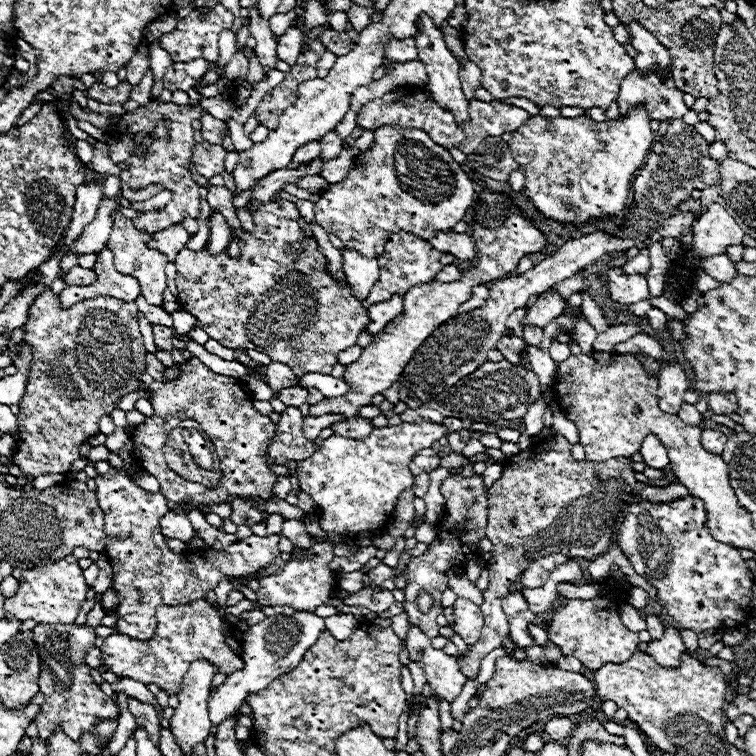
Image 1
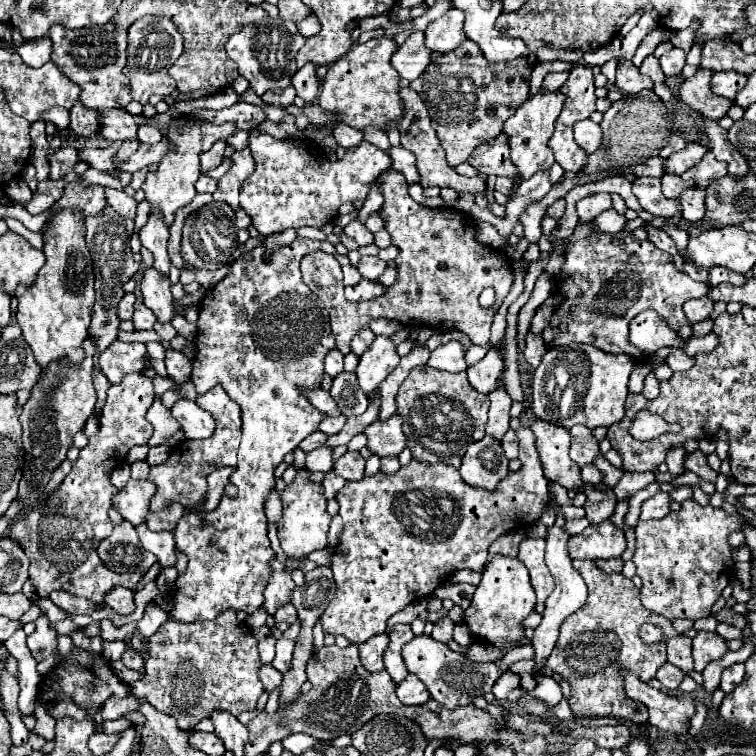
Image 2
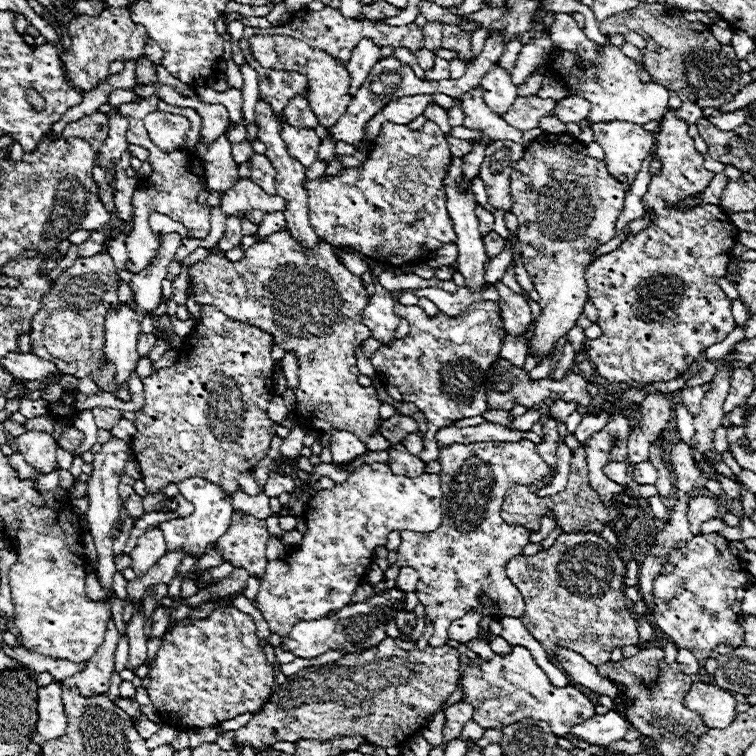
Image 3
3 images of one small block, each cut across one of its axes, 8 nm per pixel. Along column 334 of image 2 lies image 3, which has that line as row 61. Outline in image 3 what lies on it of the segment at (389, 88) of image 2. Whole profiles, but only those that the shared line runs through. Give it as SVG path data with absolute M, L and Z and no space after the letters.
M120 8L102 10L98 16L74 16L68 22L68 32L72 46L60 54L60 60L64 64L68 82L76 84L76 88L84 92L96 88L110 76L108 66L112 60L132 60L142 56L148 40L148 32L140 24L132 22L130 10Z

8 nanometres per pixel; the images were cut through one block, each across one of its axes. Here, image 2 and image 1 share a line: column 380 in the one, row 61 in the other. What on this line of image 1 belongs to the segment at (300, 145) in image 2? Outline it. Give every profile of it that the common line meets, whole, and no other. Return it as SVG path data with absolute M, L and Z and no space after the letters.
M158 42L150 44L148 50L150 50L150 70L156 72L156 84L154 84L154 88L152 88L152 98L156 100L156 98L160 96L160 92L162 92L164 72L166 72L174 62L172 62L172 58L168 56L168 52L164 52L164 48L160 48Z

